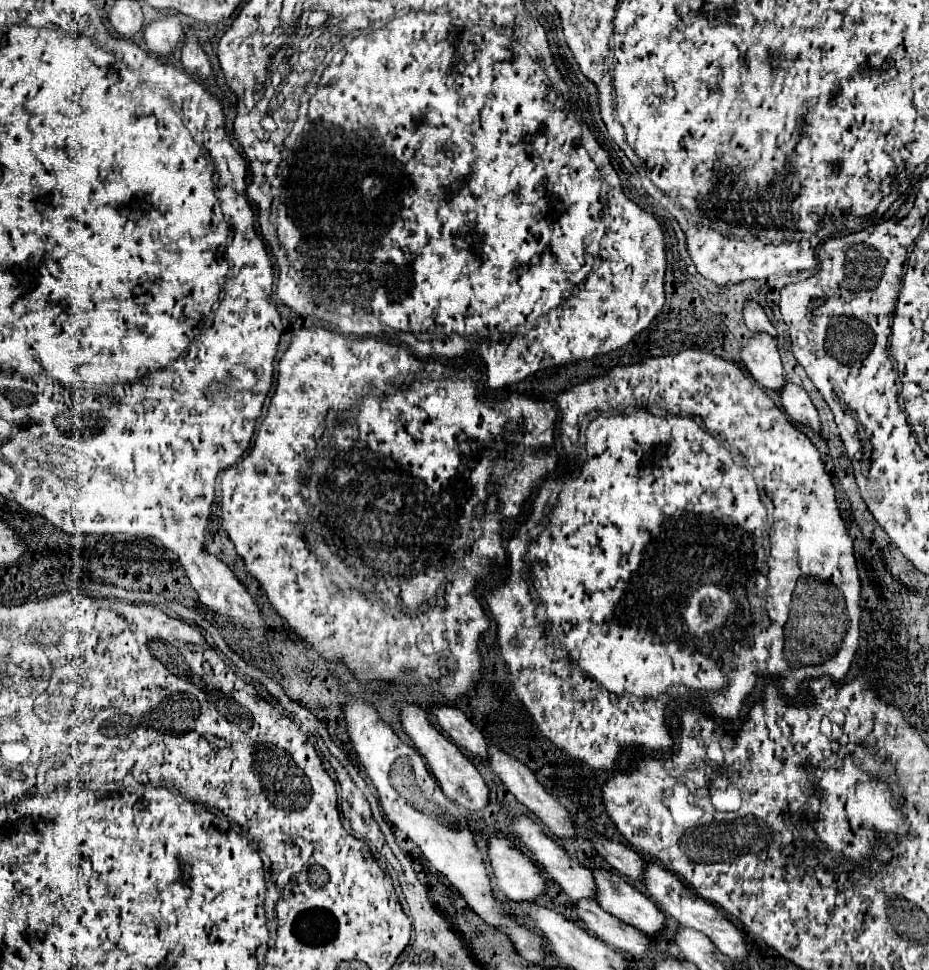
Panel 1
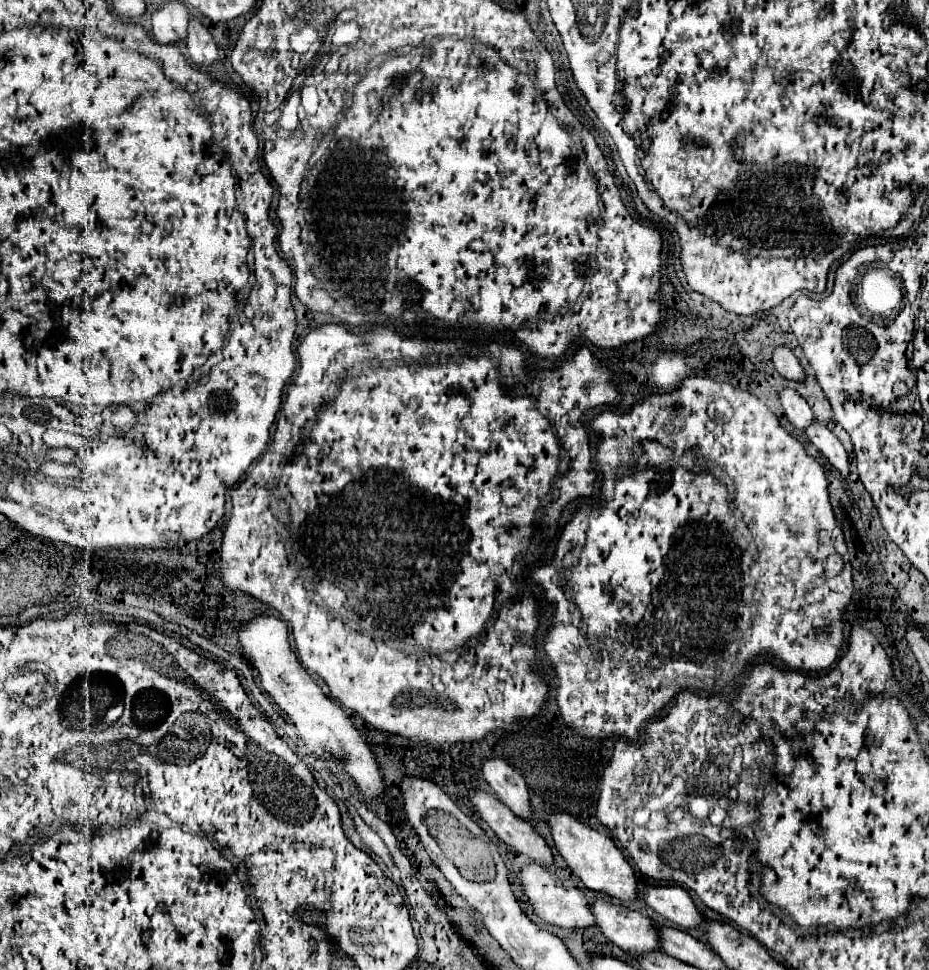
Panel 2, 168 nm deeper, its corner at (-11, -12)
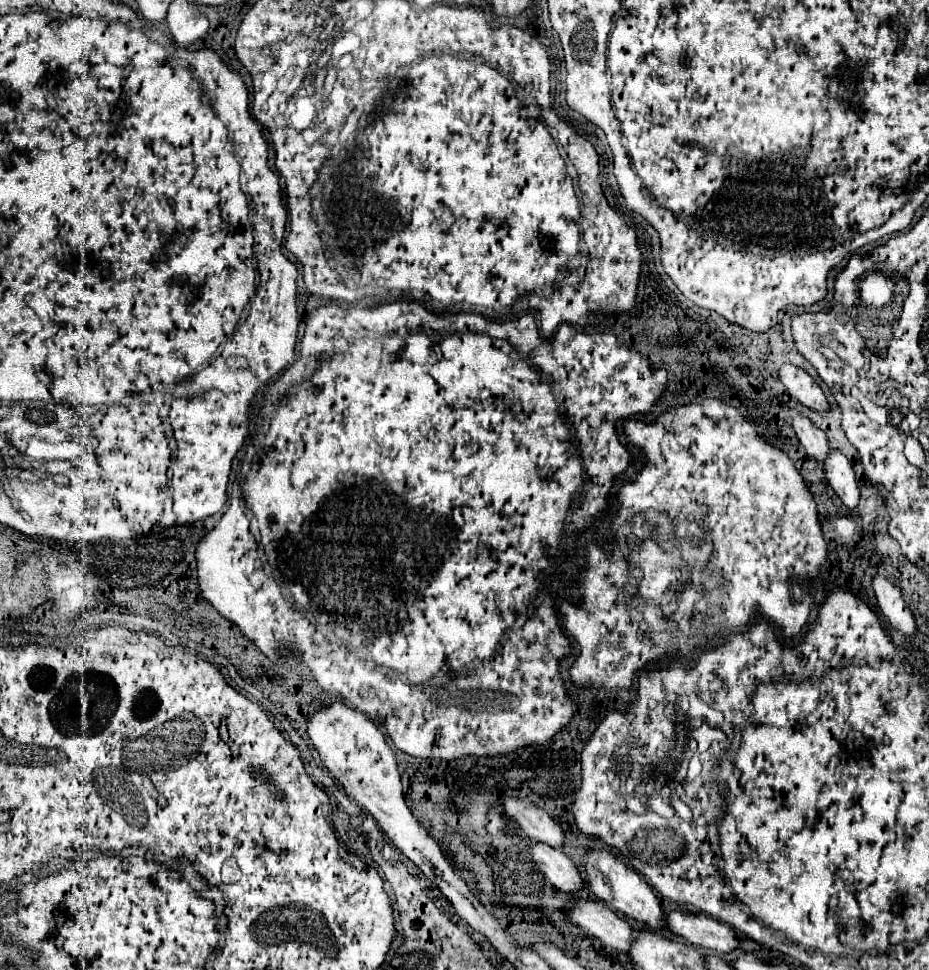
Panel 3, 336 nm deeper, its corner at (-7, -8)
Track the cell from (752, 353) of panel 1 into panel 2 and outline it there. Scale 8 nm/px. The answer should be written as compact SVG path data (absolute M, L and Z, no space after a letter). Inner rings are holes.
M783 389L779 399L781 399L781 405L785 409L785 417L789 419L789 423L795 429L807 429L815 421L811 407L807 405L807 401L801 395L797 395L797 391Z

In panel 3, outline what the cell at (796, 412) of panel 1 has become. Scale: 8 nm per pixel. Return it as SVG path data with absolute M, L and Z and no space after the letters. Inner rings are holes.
M831 449L829 457L823 461L823 469L825 469L827 481L837 491L841 501L847 507L855 509L859 501L859 487L857 487L855 473L853 473L849 459L839 449Z

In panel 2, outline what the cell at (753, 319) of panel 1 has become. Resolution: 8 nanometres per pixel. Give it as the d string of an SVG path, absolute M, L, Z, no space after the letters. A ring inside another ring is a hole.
M777 347L775 349L773 365L783 379L789 379L789 381L795 381L795 383L803 383L807 379L807 373L805 373L803 365L799 363L799 359L787 347Z

